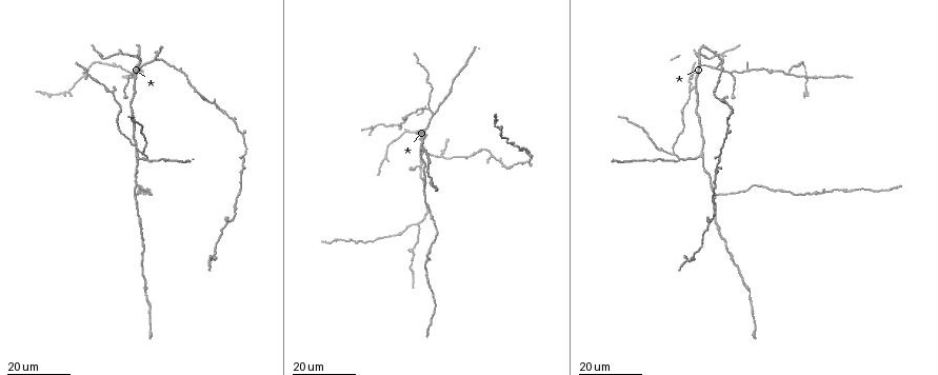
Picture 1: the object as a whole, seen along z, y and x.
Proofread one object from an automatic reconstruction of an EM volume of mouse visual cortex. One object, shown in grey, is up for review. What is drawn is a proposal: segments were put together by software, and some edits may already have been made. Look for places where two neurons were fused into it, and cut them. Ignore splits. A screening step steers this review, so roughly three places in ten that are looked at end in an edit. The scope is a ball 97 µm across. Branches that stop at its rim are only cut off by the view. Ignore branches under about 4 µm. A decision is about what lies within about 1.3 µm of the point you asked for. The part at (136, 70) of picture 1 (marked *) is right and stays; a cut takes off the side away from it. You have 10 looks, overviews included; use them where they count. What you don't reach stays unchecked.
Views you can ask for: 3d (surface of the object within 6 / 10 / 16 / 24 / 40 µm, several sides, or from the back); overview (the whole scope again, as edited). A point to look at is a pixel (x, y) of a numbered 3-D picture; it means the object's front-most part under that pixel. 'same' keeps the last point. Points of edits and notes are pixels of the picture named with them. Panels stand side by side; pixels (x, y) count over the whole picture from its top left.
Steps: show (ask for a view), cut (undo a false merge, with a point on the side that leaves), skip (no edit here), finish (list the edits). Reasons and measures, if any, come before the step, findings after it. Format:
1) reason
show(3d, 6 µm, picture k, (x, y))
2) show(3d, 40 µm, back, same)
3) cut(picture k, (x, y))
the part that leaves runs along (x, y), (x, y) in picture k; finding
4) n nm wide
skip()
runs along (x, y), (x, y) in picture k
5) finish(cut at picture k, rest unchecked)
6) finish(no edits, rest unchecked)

thick turns thin
show(3d, 16 µm, picture 1, (235, 124))

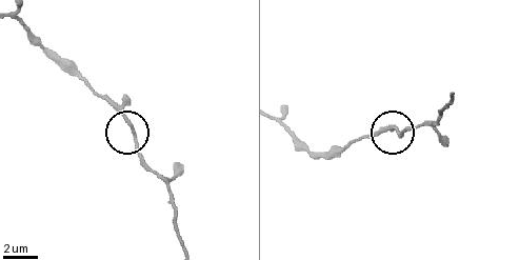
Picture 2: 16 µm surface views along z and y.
zoom in
show(3d, 10 µm, picture 2, (392, 129))

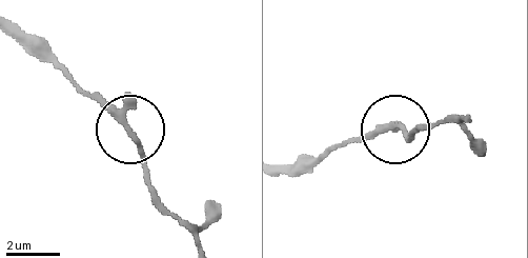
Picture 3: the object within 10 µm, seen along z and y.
other side
show(3d, 10 µm, back, picture 3, (132, 135))

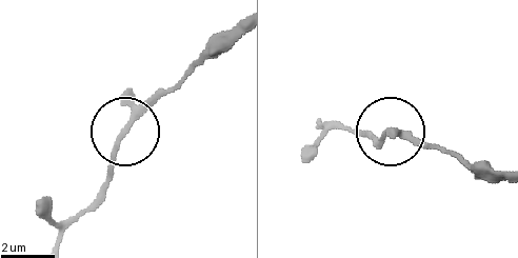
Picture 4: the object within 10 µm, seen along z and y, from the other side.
skip()
runs along (235, 24), (133, 123), (101, 203) in picture 4; one neuron here

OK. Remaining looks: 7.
show(3d, 16 µm, picture 1, (148, 158))

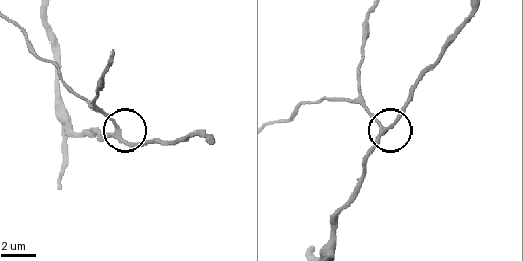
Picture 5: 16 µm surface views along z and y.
zoom in
show(3d, 10 µm, picture 5, (118, 136))

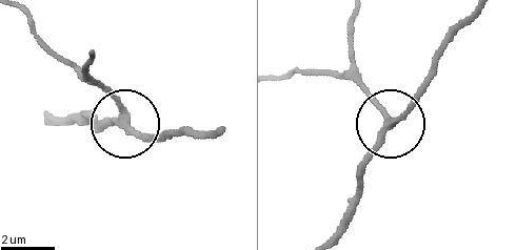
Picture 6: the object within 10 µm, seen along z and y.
side arm 29 µm
skip()
continuous, no second neuron

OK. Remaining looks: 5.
three-way junction
show(3d, 24 µm, picture 1, (716, 195))

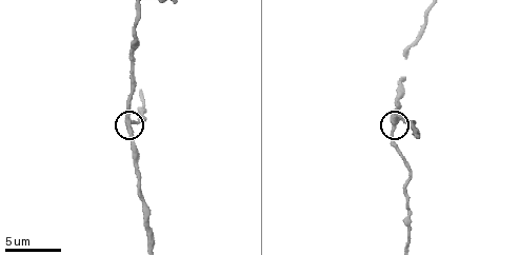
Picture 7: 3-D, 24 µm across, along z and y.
show(3d, 6 µm, picture 7, (394, 126))

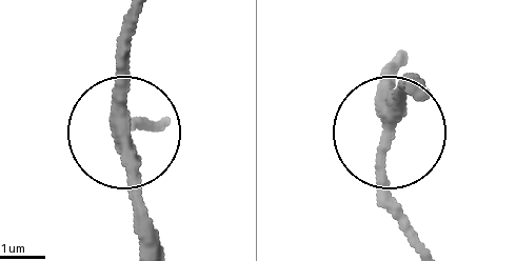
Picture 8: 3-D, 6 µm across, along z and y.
3 arms
skip()
runs along (402, 49), (392, 61), (392, 125), (402, 76) in picture 8; all the same neuron

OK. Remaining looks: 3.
side arm on a straight run
show(3d, 16 µm, picture 1, (513, 145))

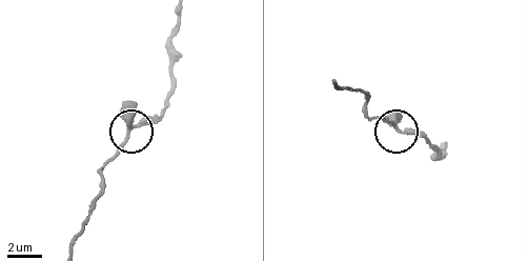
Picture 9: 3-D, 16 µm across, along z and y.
zoom in
show(3d, 10 µm, picture 9, (395, 125))

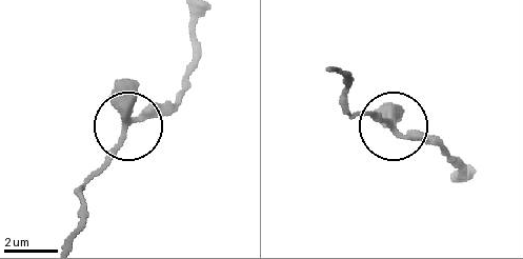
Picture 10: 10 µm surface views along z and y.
200 nm wide
skip()
runs along (195, 11), (195, 52), (179, 92), (134, 119), (82, 184) in picture 10; one neuron here

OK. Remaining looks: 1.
finish(no edits, rest unchecked)

